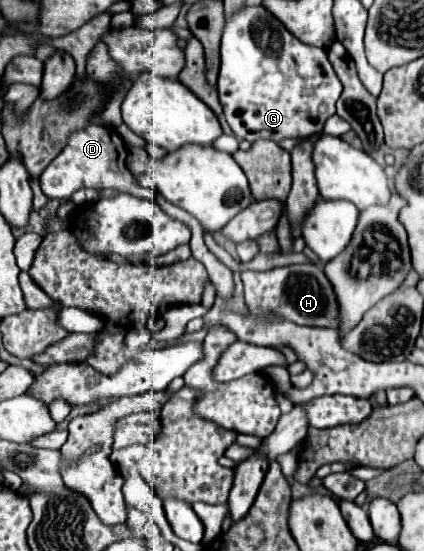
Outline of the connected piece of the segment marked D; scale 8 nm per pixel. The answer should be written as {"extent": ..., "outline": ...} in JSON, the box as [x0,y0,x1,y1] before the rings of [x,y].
{"extent":[38,123,155,200],"outline":[[[90,123],[80,131],[72,131],[66,147],[44,169],[44,173],[38,179],[42,193],[48,199],[70,199],[74,191],[92,187],[92,189],[118,189],[120,193],[130,193],[140,198],[154,200],[155,192],[139,186],[134,180],[134,175],[128,171],[125,164],[128,154],[129,150],[118,133],[104,125]]]}

